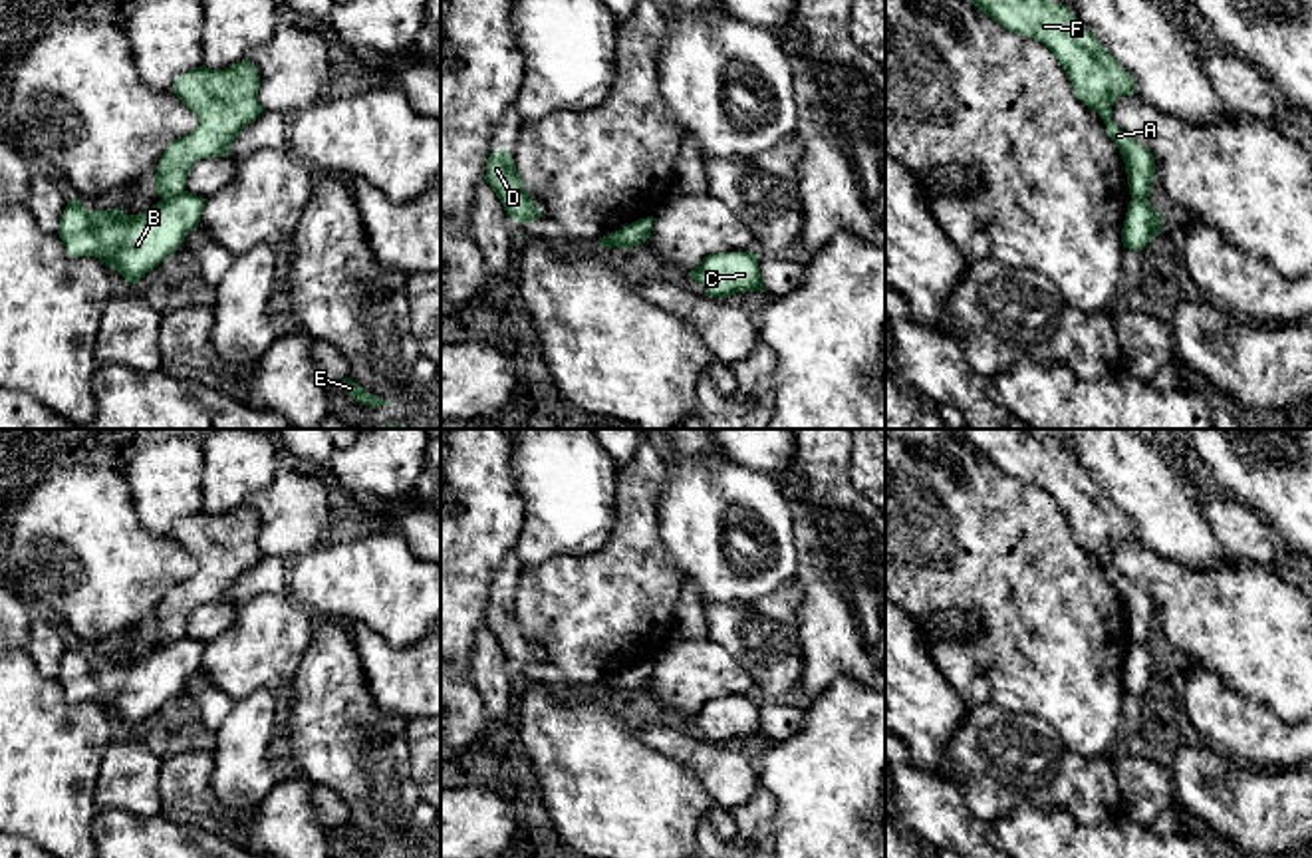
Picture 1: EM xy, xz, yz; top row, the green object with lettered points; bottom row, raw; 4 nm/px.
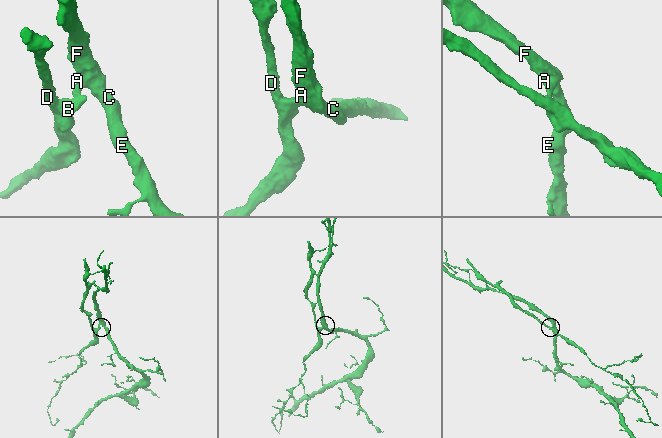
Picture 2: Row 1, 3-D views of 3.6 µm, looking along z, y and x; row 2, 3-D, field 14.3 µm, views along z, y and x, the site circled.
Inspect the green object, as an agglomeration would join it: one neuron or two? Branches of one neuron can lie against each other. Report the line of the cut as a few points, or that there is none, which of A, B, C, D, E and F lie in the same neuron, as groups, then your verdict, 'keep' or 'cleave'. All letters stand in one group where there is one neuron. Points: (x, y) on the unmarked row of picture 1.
cut xy (183, 634), (163, 646); groups A C E F / B D; cleave

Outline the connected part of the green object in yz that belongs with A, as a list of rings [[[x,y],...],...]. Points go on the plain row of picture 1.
[[[957,429],[961,437],[1002,473],[1042,487],[1066,514],[1076,542],[1106,568],[1125,608],[1131,644],[1147,644],[1155,608],[1143,590],[1112,566],[1112,550],[1137,538],[1135,524],[1064,451],[1038,441],[1028,429]]]

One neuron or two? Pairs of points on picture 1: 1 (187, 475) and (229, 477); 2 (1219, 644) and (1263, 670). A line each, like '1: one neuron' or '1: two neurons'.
1: two neurons
2: one neuron

